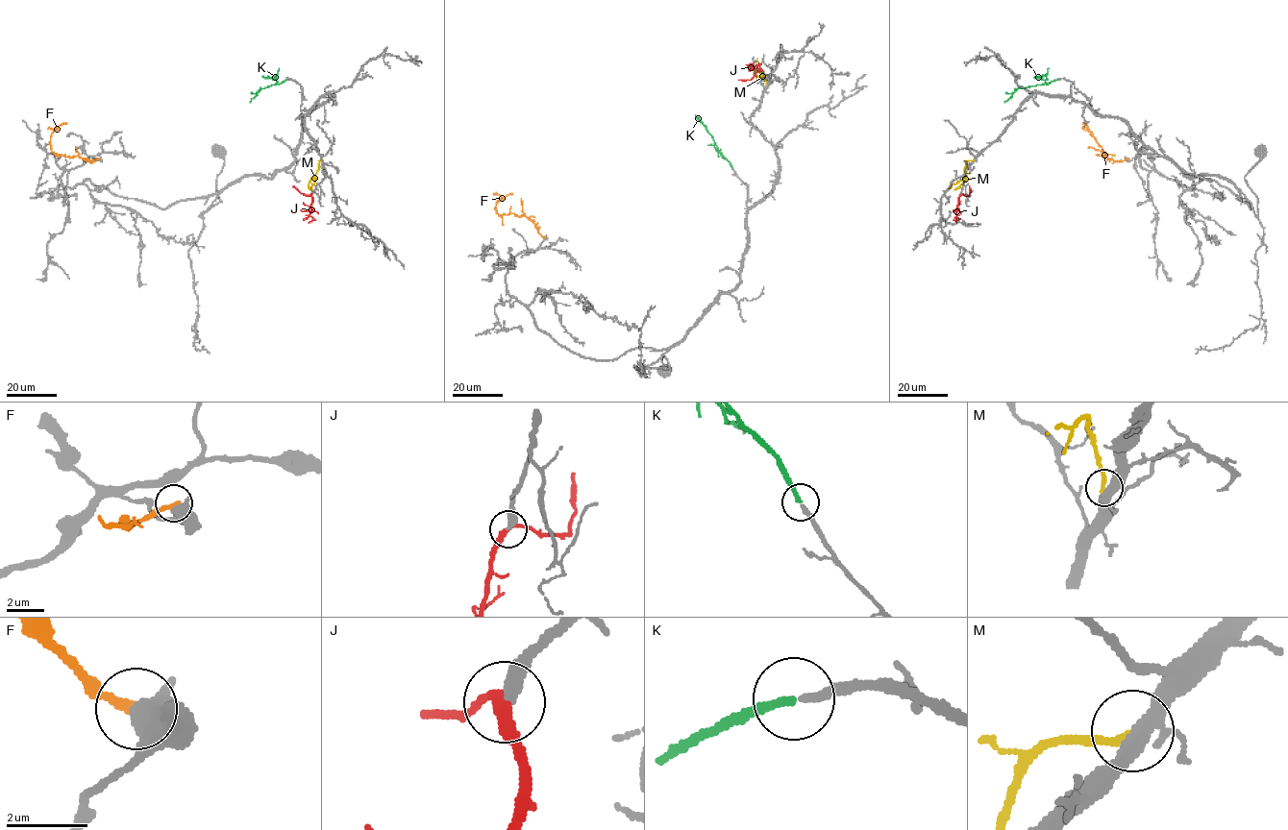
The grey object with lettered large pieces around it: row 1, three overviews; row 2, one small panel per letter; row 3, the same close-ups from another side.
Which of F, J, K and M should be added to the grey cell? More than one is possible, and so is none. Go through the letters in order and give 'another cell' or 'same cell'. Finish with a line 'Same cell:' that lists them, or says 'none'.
F: another cell
J: same cell
K: same cell
M: another cell
Same cell: J, K

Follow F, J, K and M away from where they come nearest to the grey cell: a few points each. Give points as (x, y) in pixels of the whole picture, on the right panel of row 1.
F: (1126, 158), (1114, 160), (1103, 157), (1104, 152), (1083, 124)
J: (960, 194), (954, 219), (956, 223)
K: (1057, 80), (1018, 88), (1004, 102)
M: (974, 159), (967, 162), (965, 177), (948, 188)

